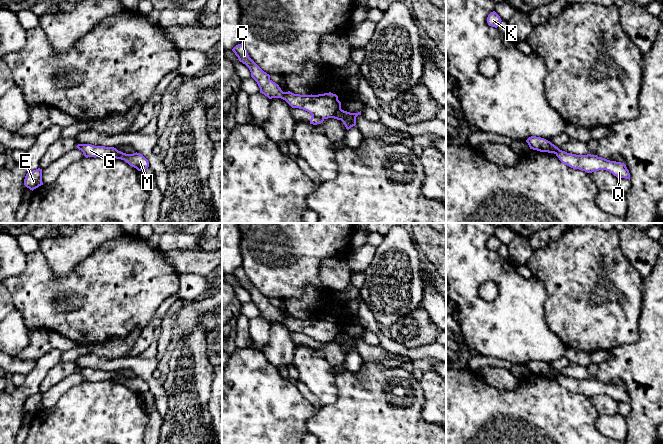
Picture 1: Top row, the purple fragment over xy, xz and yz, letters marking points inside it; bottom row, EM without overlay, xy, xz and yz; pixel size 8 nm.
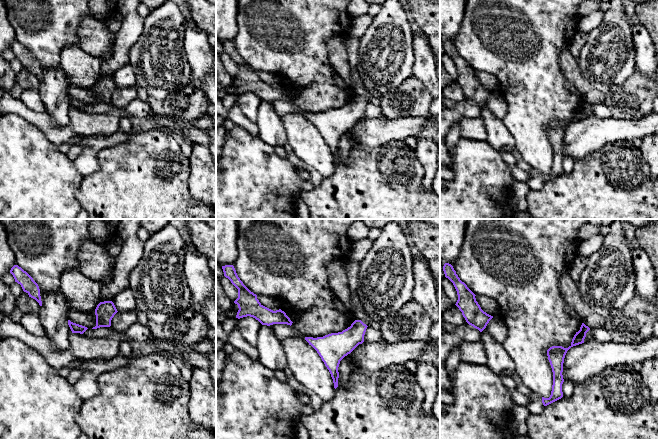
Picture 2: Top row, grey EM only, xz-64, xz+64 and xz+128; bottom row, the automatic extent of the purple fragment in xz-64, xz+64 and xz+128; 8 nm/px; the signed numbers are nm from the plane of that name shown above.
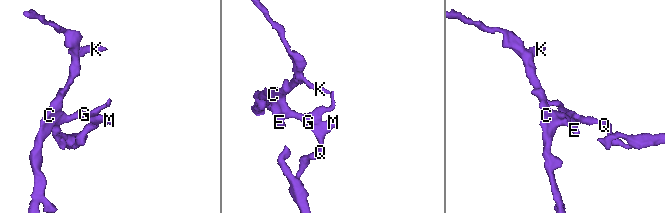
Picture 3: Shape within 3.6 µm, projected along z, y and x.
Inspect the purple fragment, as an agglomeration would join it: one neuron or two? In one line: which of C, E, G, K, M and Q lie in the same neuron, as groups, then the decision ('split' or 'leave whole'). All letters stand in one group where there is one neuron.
groups C E G K / M Q; split

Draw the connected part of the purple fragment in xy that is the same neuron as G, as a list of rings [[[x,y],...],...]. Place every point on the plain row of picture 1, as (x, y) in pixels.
[[[78,368],[76,371],[83,376],[86,382],[110,380],[117,374],[114,371],[94,370],[91,368]]]

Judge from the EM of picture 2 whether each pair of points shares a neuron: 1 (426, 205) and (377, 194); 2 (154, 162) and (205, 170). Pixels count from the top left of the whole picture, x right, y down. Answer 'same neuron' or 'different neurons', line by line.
1: same neuron
2: different neurons

